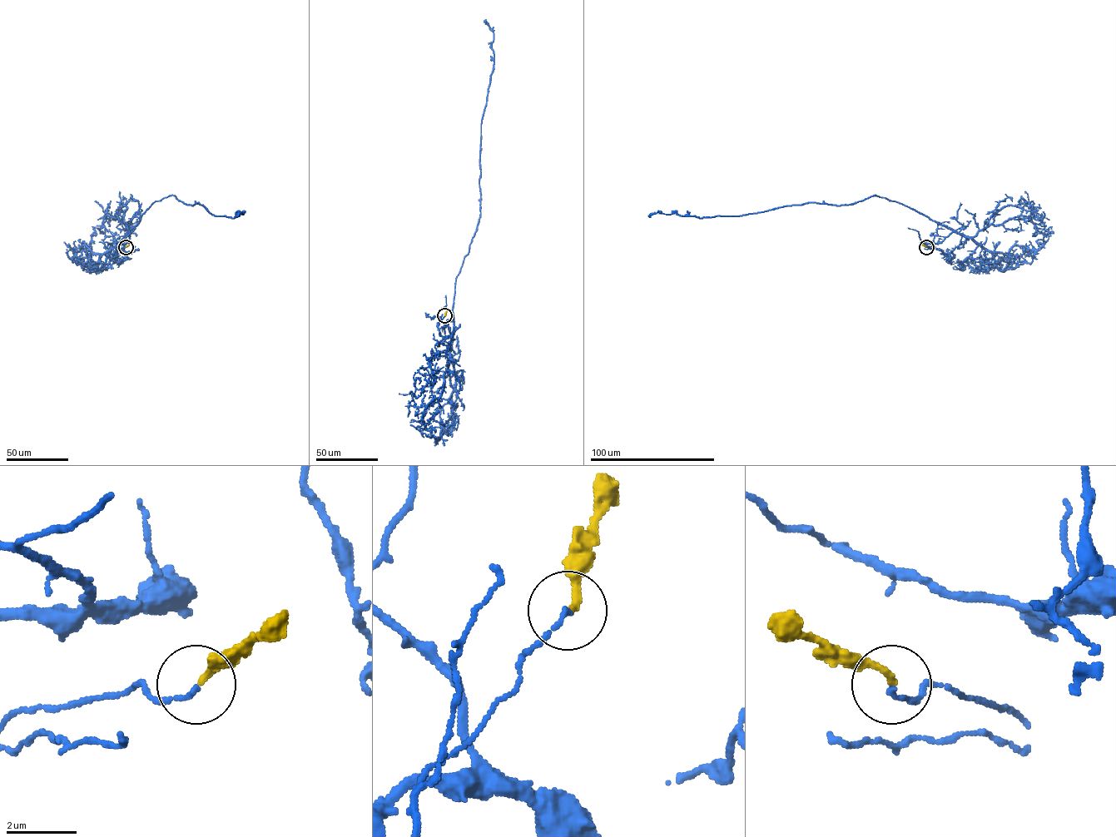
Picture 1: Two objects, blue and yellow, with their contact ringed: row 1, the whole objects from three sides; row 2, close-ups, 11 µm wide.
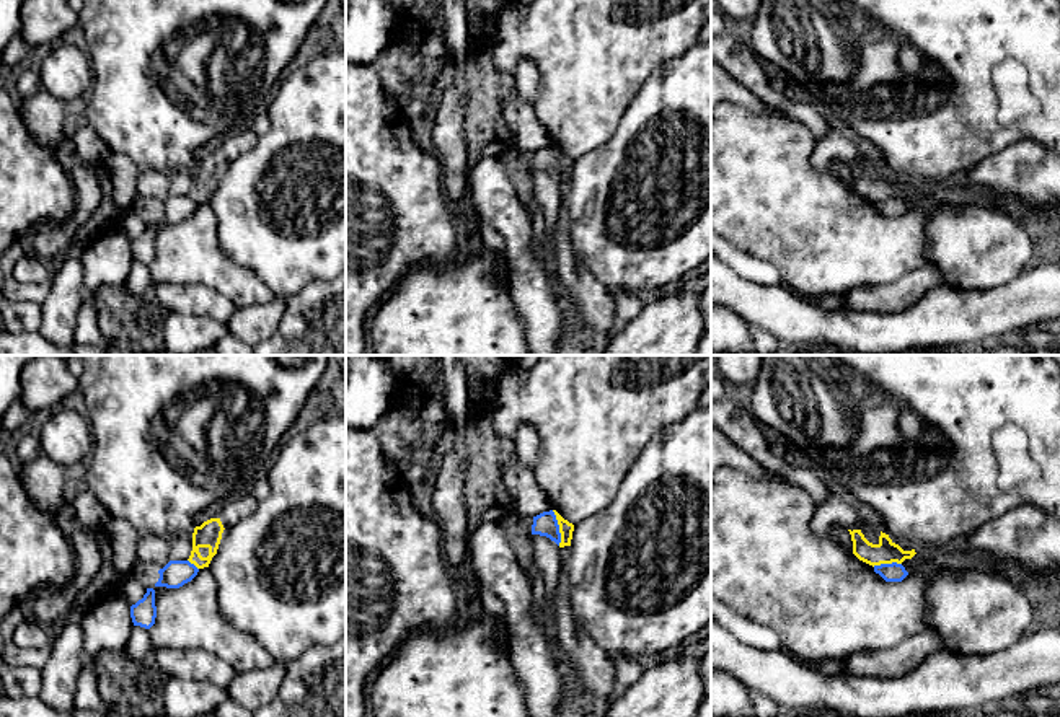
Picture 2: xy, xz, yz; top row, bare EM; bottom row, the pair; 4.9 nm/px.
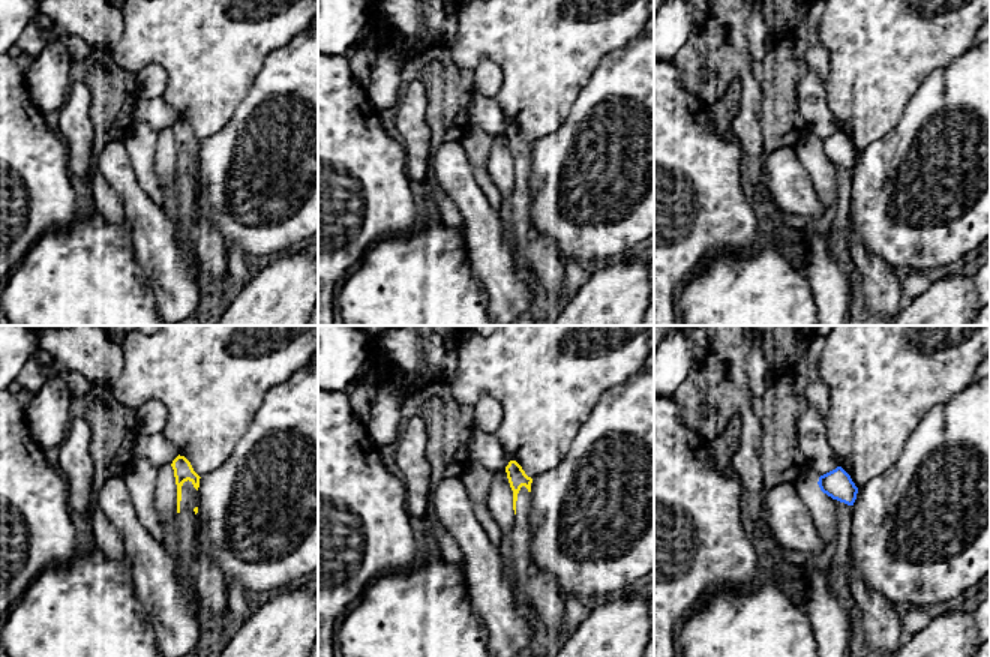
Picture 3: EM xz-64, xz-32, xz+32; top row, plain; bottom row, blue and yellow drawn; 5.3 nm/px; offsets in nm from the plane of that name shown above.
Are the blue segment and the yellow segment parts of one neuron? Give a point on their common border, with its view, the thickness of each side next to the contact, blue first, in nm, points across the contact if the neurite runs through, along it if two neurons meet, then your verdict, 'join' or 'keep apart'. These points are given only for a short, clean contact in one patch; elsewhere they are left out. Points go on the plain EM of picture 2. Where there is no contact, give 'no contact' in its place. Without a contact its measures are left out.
contact xz (558, 163); calibres 120 and 70 nm; border xz (552, 145), (558, 160), (560, 180); keep apart

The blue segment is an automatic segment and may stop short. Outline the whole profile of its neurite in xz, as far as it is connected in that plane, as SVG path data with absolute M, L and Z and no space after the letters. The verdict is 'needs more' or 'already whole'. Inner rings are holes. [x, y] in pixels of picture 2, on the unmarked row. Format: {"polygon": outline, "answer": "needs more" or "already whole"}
{"polygon": "M553 145L533 152L532 169L546 171L559 181L561 168Z", "answer": "already whole"}

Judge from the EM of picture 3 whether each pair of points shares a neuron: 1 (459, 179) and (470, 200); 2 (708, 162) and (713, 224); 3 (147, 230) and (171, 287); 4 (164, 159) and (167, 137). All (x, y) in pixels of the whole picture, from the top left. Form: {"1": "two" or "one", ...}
{"1": "one", "2": "one", "3": "one", "4": "one"}

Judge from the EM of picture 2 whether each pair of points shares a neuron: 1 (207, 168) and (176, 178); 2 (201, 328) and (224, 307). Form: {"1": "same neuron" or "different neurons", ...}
{"1": "different neurons", "2": "different neurons"}

